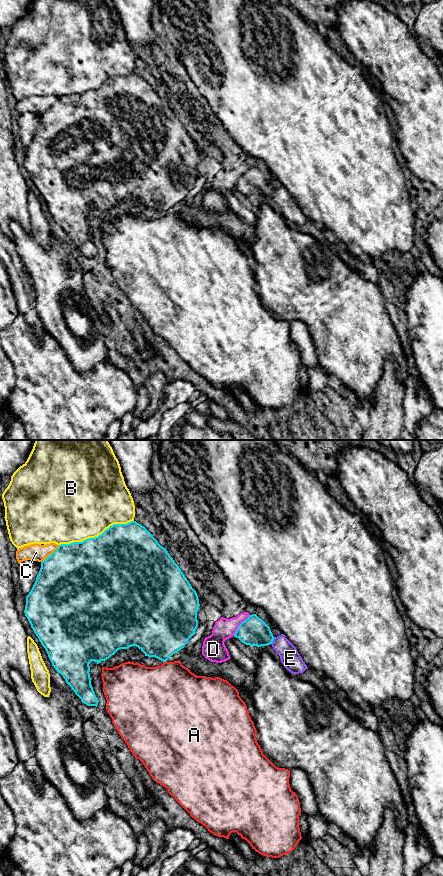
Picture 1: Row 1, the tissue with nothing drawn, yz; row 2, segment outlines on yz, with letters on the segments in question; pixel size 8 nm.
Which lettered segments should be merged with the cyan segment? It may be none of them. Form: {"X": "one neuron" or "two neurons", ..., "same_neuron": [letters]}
{"A": "two neurons", "B": "two neurons", "C": "two neurons", "D": "two neurons", "E": "two neurons", "same_neuron": []}

